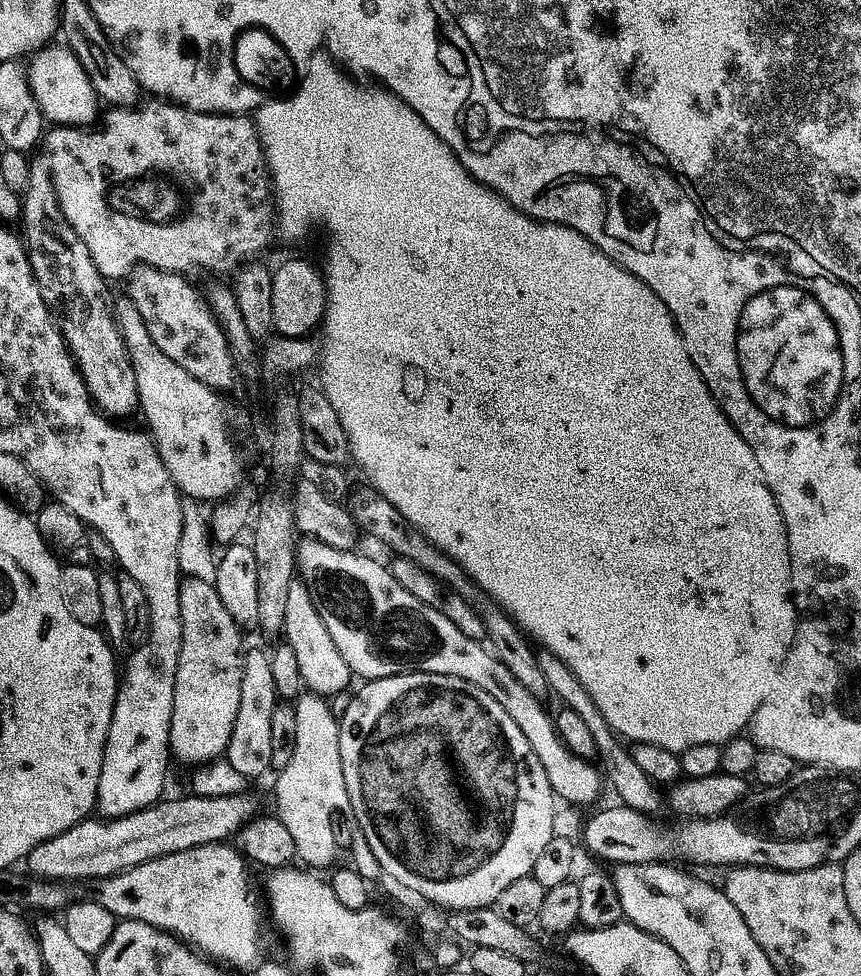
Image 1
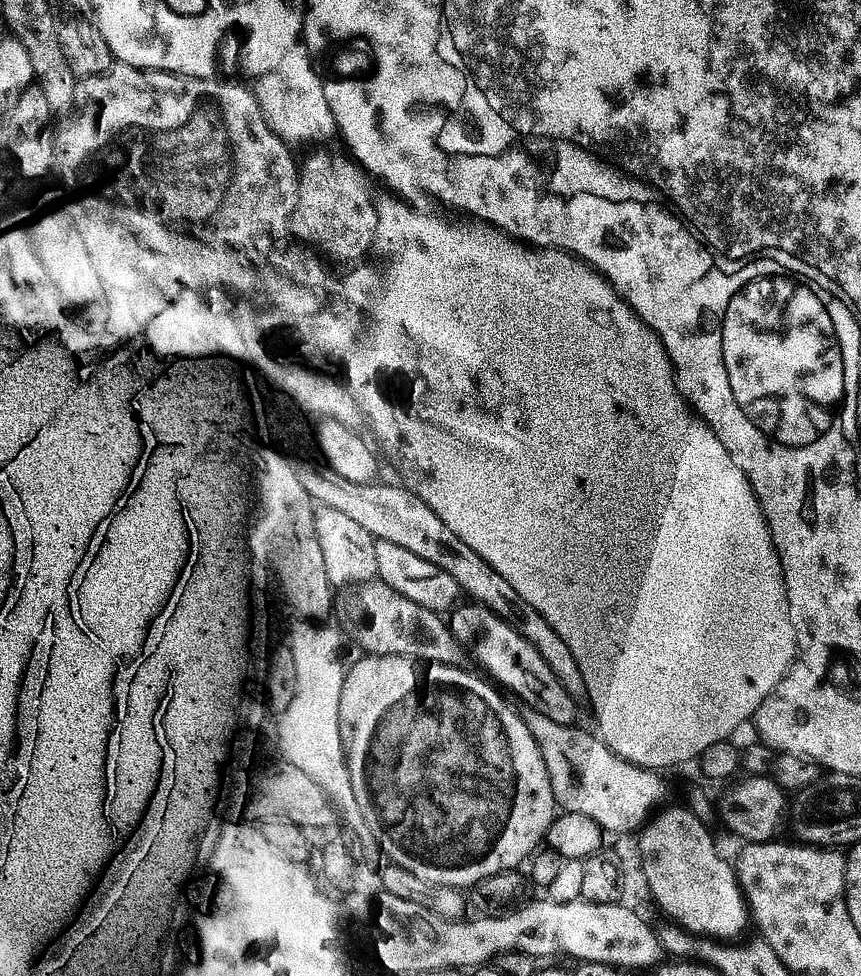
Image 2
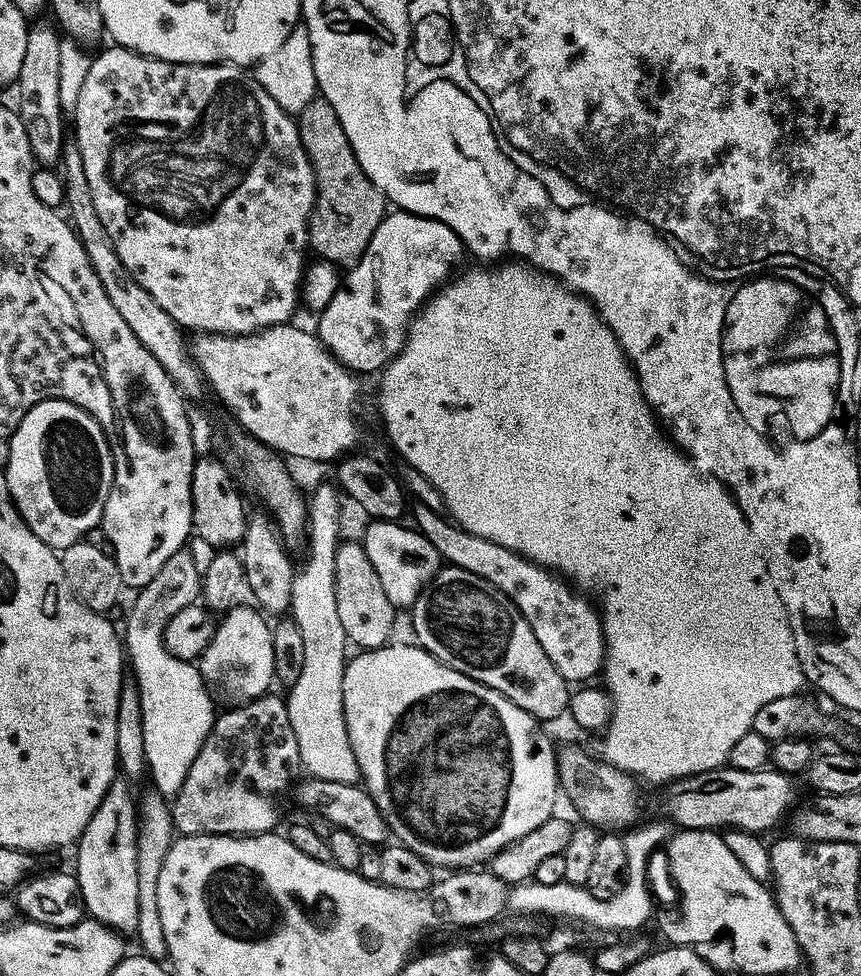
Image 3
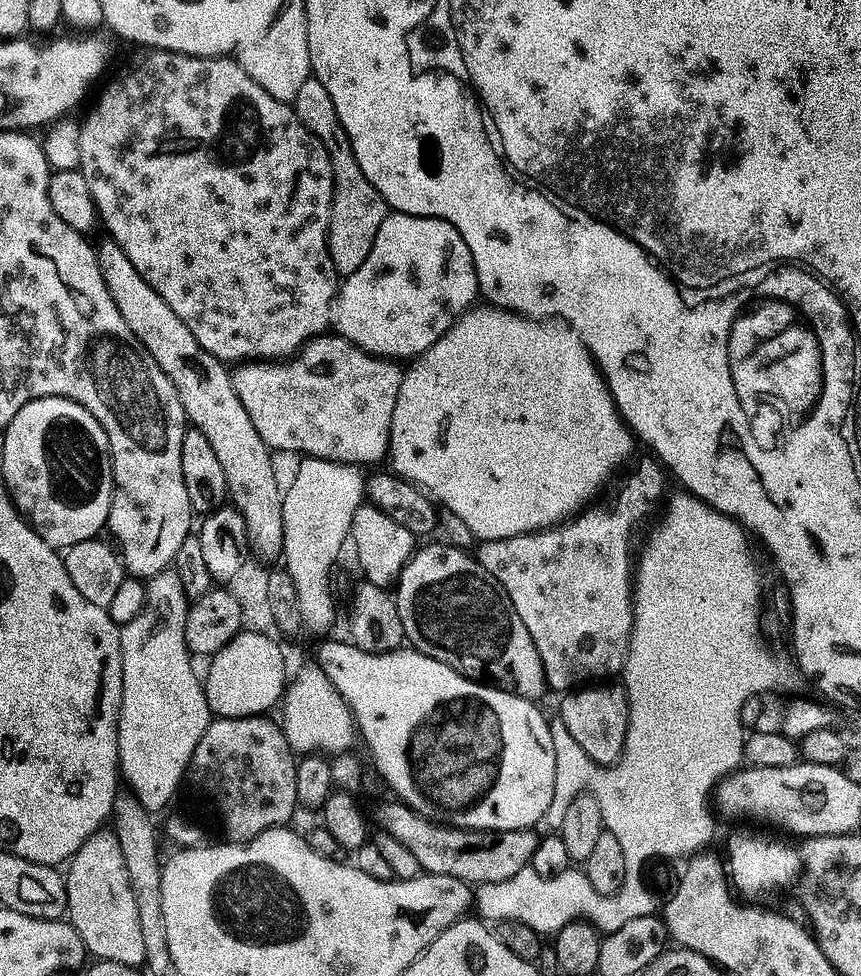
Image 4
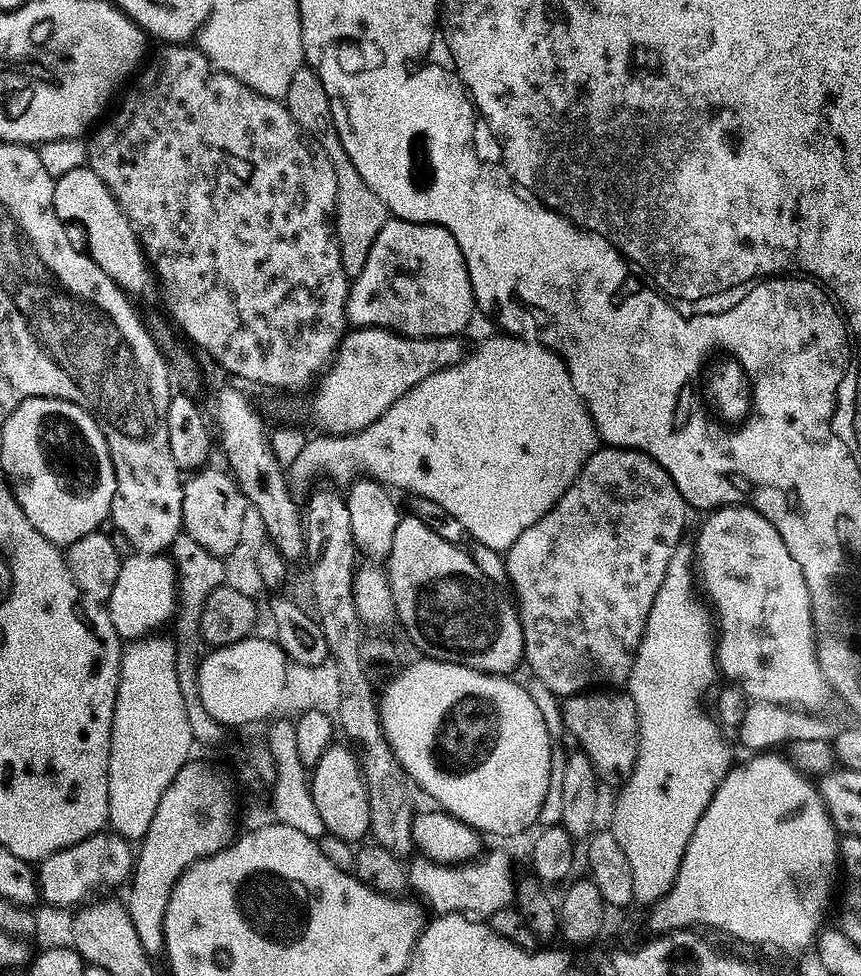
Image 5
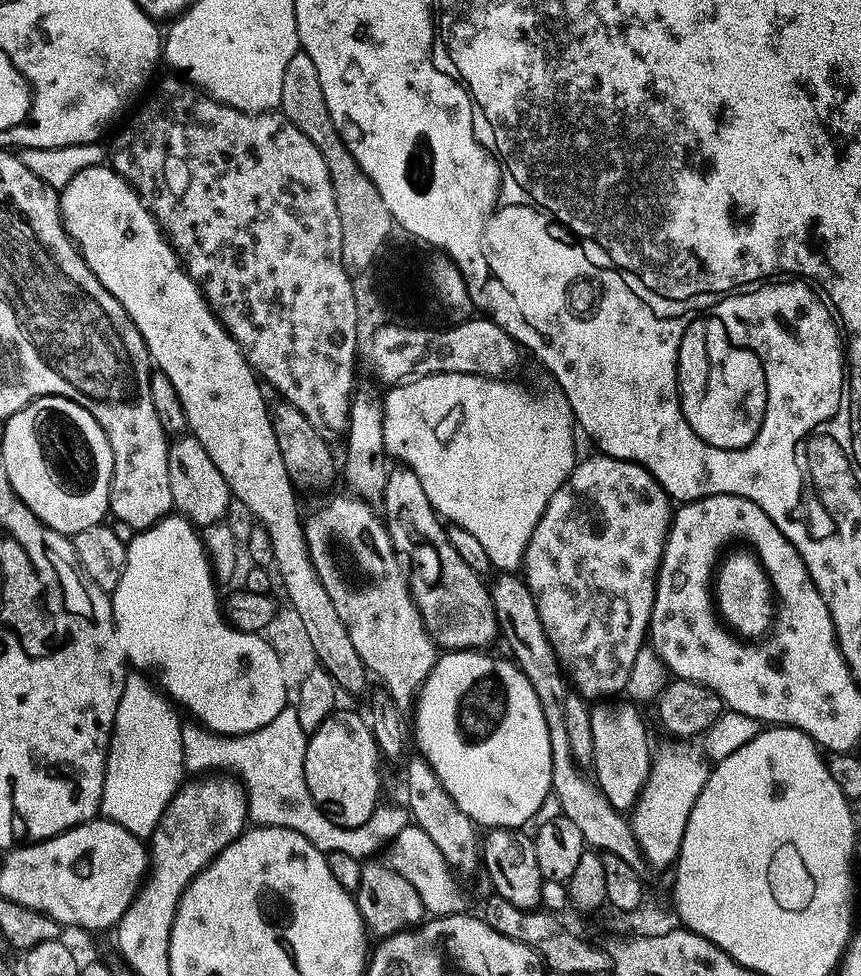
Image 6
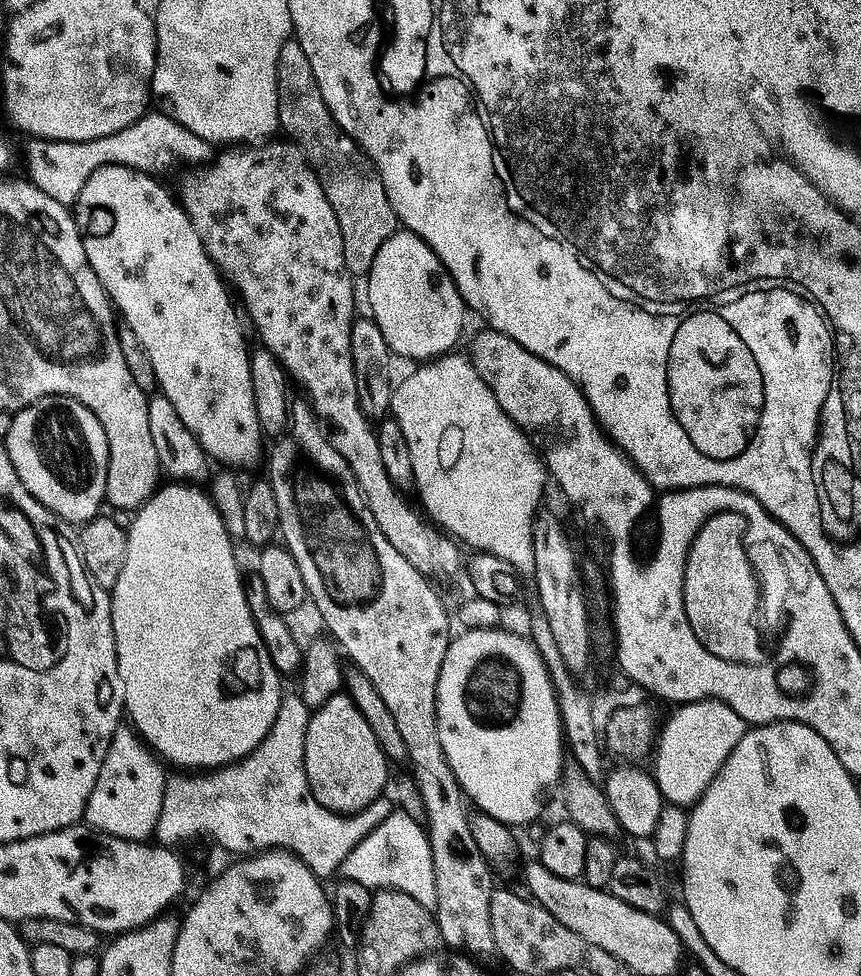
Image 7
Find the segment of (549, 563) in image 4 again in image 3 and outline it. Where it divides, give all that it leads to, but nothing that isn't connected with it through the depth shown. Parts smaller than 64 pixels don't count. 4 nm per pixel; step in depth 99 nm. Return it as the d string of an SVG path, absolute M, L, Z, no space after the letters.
M455 523L444 524L440 532L427 533L427 538L438 550L441 561L445 565L461 568L470 574L478 574L478 578L486 578L490 586L502 590L514 606L530 622L530 630L534 630L534 638L538 638L542 650L554 662L554 670L562 674L562 678L572 686L584 686L601 675L604 671L604 660L608 657L608 643L604 640L604 622L598 611L597 605L587 595L581 594L569 581L561 578L557 573L536 564L533 560L520 556L514 550L506 550L506 546L498 546L486 538L478 538L468 532L467 527L457 526Z

